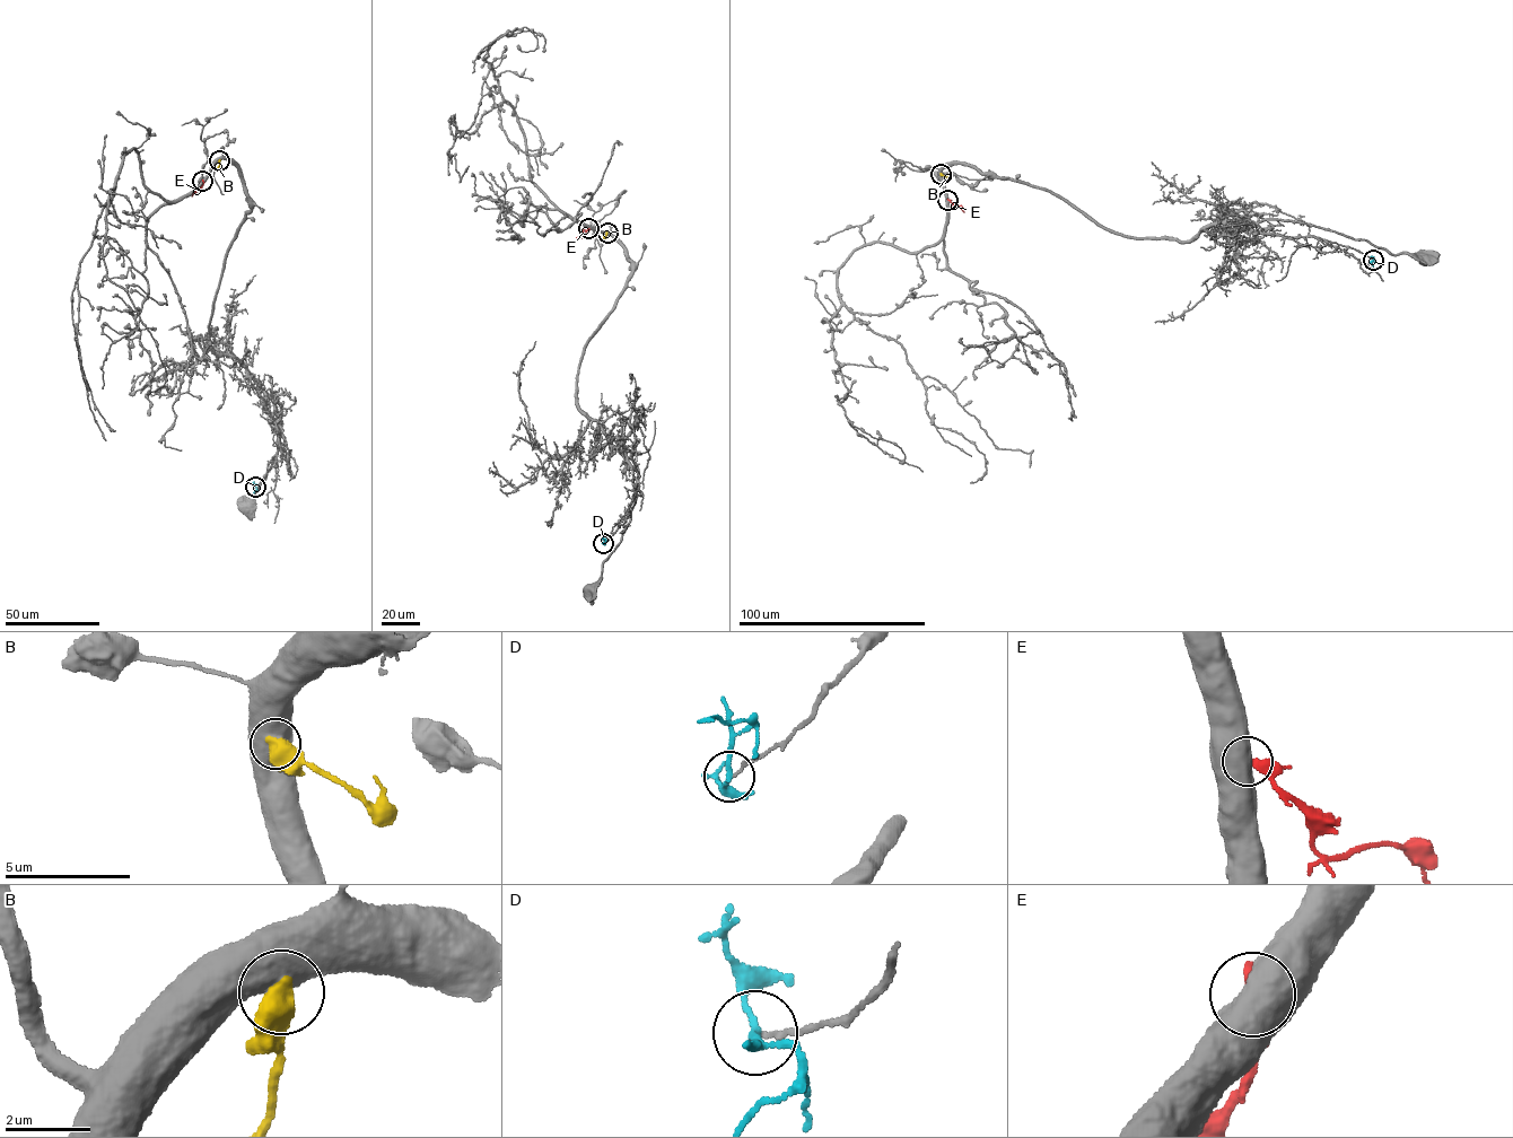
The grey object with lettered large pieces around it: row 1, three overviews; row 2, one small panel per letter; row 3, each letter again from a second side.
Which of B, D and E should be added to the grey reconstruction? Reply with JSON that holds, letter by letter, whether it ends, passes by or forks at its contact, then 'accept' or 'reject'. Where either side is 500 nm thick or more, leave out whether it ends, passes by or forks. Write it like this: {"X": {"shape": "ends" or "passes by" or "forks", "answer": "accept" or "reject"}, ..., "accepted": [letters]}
{"B": {"answer": "reject"}, "D": {"shape": "passes by", "answer": "reject"}, "E": {"answer": "reject"}, "accepted": []}

